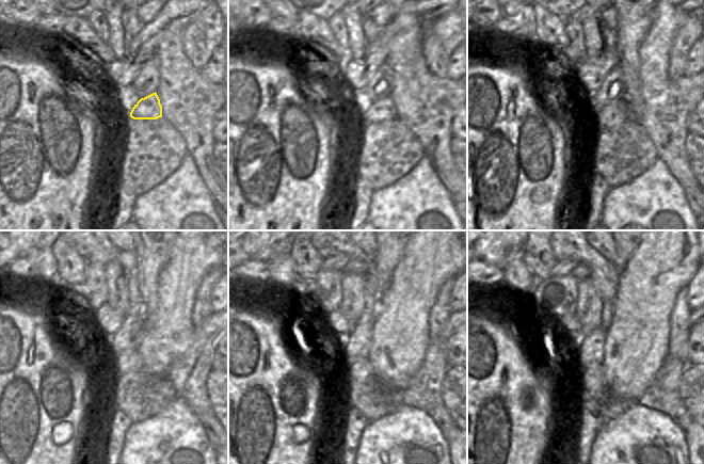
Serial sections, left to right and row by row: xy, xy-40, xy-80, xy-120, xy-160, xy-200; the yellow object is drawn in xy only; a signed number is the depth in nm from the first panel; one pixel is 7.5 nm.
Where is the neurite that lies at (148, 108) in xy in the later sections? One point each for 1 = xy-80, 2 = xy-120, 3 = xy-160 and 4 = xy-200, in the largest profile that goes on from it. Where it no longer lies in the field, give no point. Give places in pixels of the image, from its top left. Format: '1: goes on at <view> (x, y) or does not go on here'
1: goes on at xy-80 (613, 115)
2: goes on at xy-120 (128, 362)
3: goes on at xy-160 (357, 370)
4: goes on at xy-200 (588, 379)

